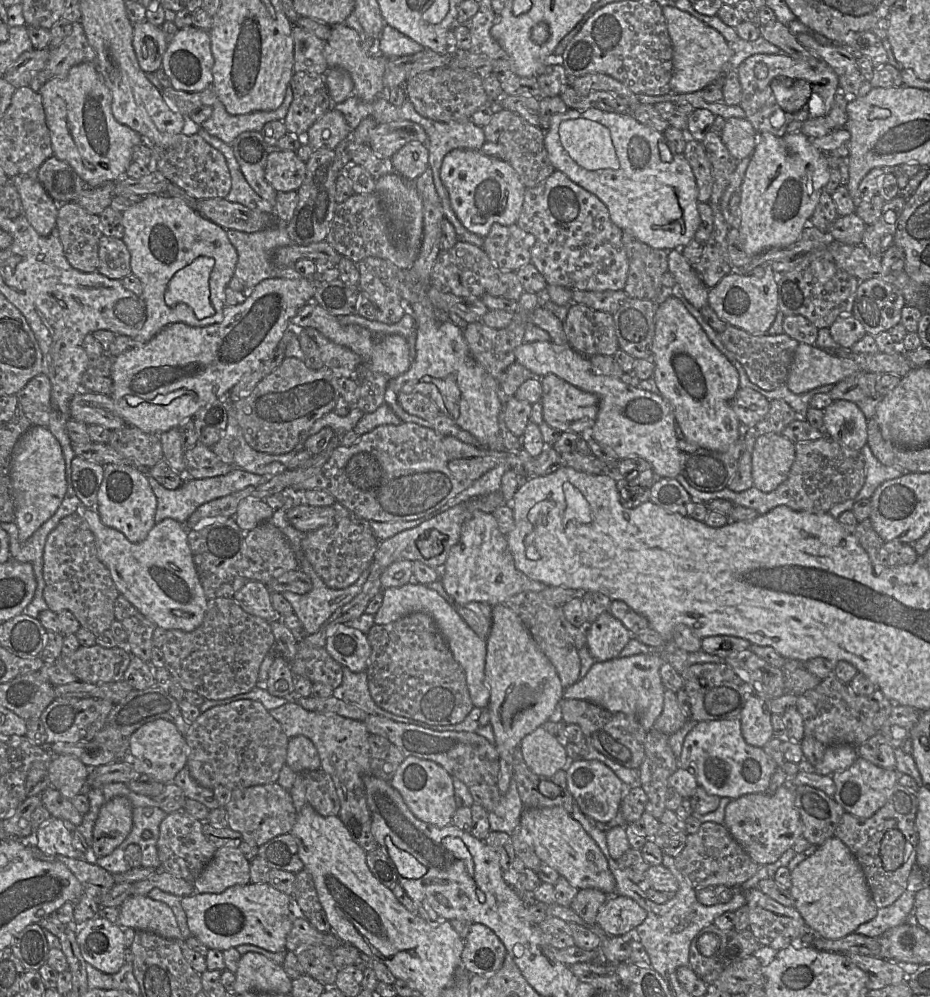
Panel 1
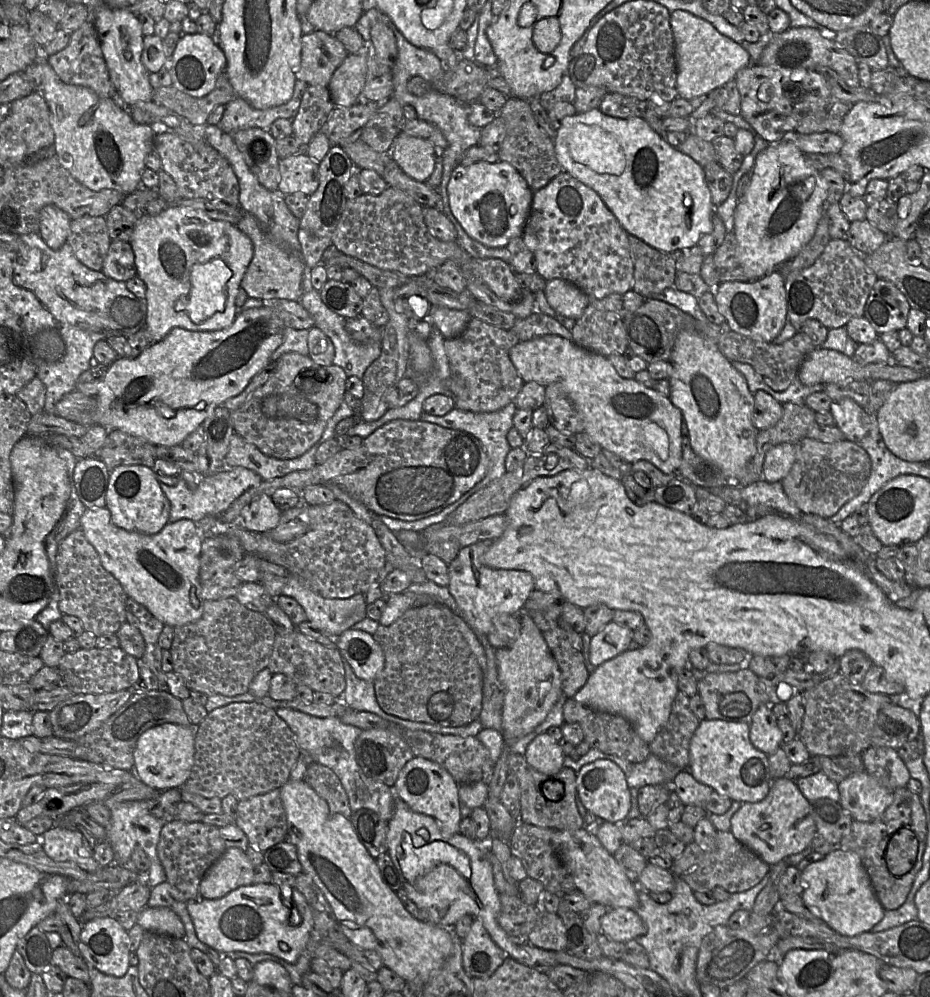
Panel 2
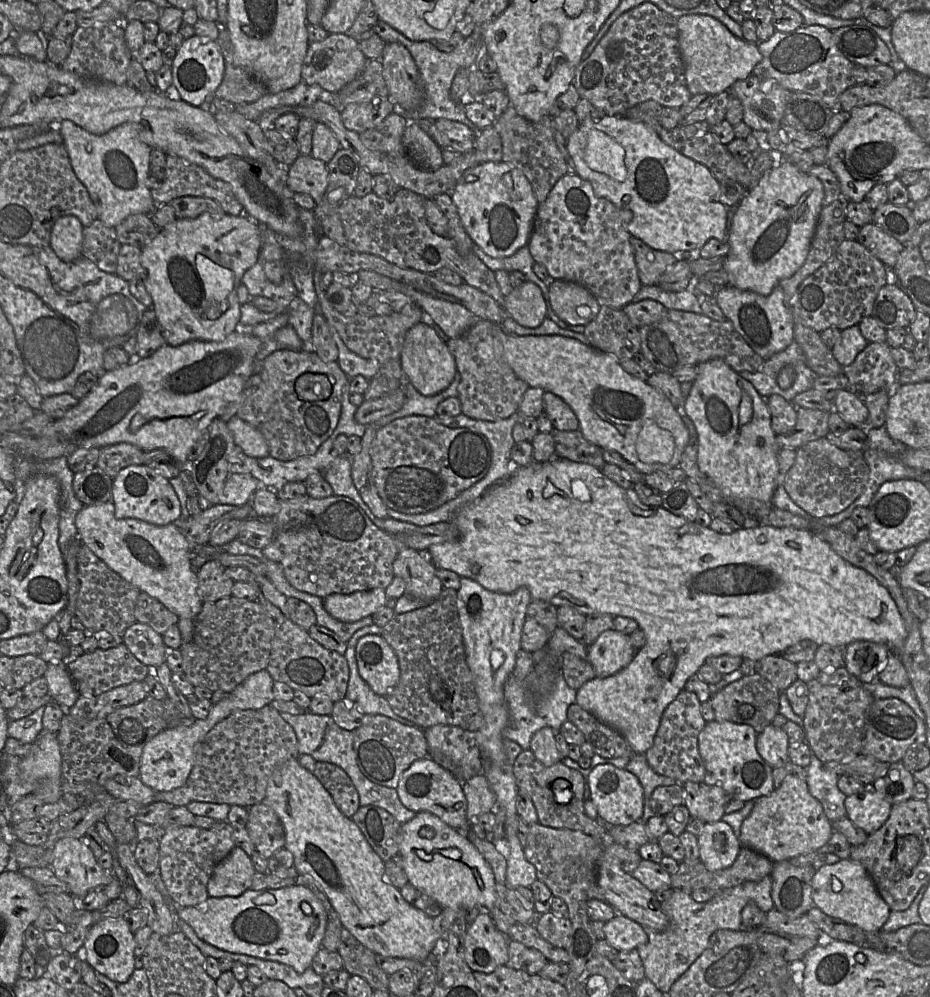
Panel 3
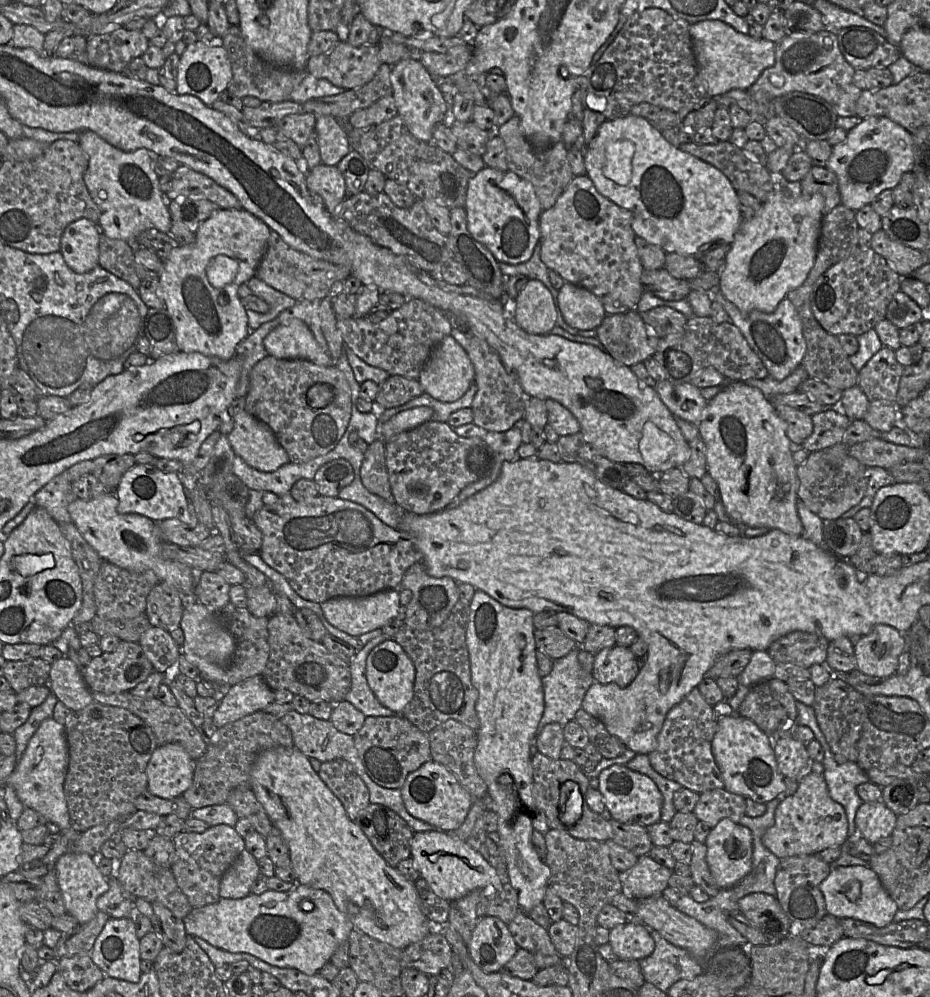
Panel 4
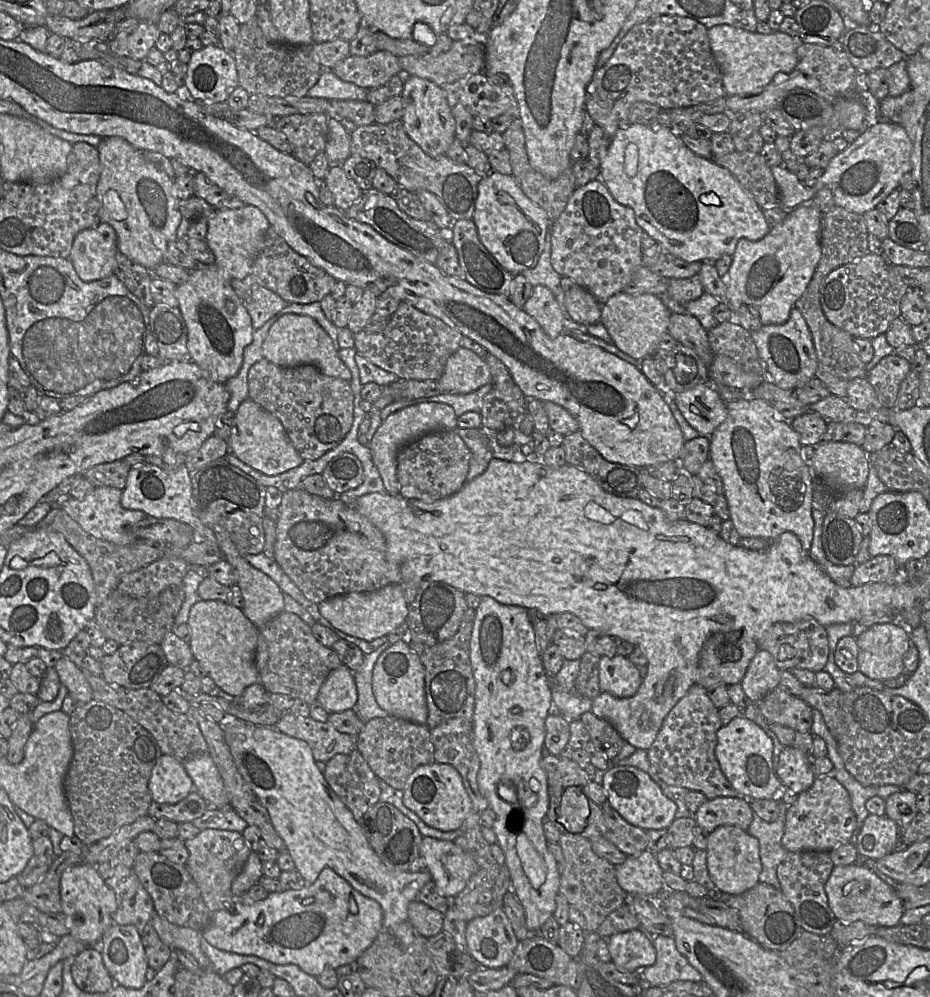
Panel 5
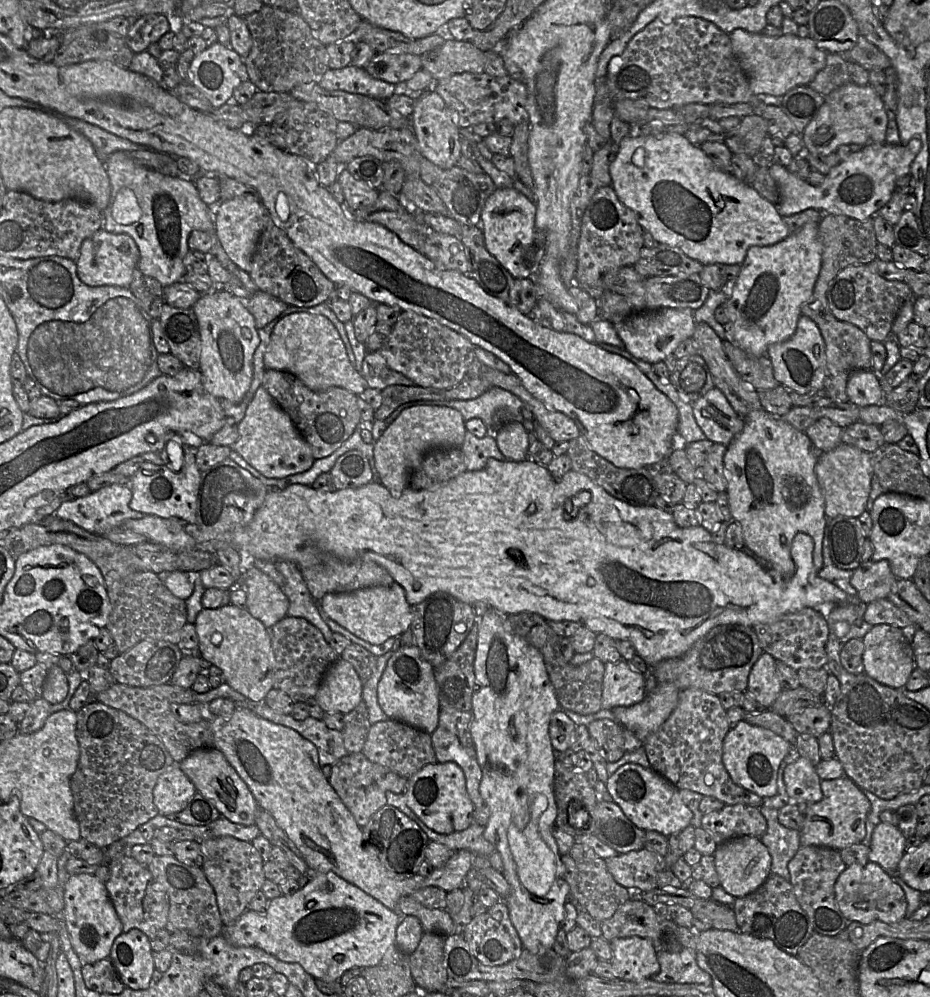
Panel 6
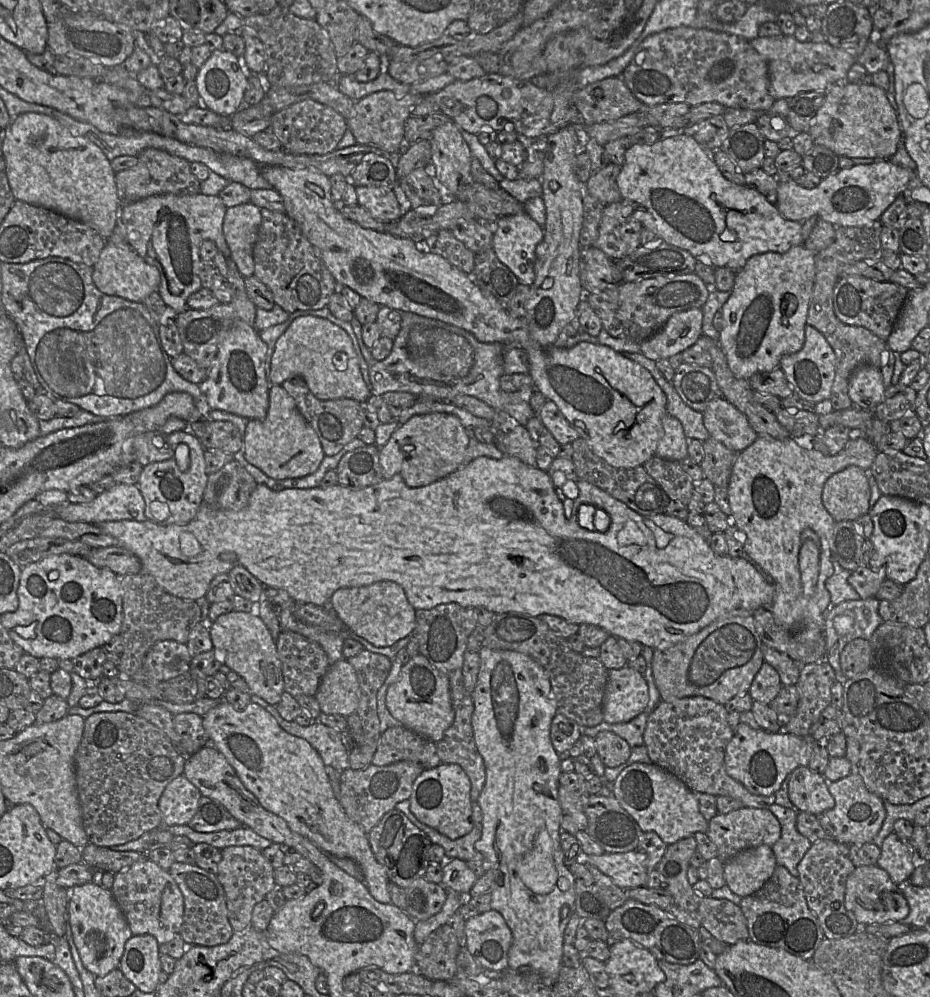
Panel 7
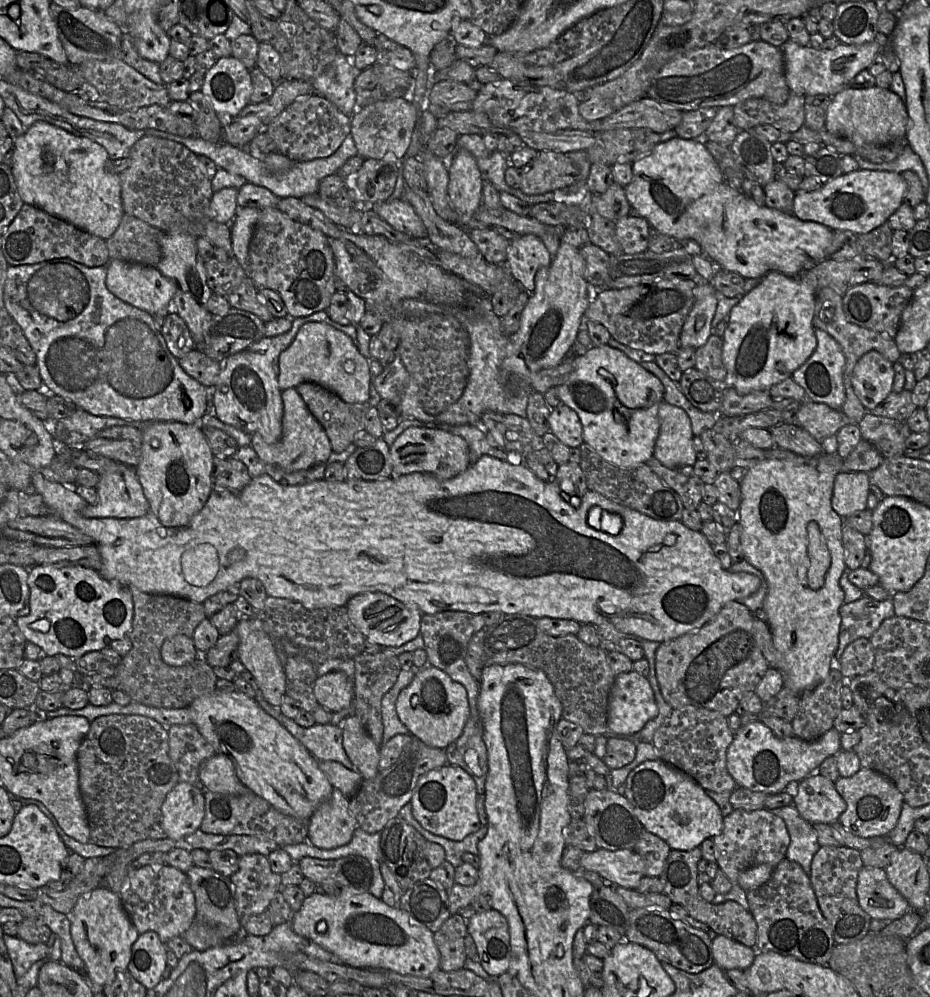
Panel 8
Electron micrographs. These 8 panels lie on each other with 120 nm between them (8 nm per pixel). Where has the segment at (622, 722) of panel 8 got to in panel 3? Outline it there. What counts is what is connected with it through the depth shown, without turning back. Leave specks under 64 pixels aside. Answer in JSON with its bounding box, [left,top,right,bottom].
[587,629,637,677]

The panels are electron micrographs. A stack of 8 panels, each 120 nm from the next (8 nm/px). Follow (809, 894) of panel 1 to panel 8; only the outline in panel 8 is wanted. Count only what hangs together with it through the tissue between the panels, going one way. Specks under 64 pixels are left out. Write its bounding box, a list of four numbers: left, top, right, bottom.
[857,867,910,920]

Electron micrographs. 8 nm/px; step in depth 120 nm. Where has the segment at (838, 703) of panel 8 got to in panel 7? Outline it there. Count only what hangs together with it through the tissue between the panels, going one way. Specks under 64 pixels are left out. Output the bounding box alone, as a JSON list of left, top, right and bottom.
[779,661,836,737]

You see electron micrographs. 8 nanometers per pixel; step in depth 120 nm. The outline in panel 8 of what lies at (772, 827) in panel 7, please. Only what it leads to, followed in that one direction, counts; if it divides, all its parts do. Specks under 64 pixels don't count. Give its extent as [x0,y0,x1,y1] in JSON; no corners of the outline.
[712,809,790,885]

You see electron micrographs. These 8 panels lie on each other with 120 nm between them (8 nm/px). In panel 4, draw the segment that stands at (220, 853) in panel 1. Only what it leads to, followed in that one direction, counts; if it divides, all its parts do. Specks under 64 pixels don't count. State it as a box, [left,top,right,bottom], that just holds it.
[220,849,259,899]

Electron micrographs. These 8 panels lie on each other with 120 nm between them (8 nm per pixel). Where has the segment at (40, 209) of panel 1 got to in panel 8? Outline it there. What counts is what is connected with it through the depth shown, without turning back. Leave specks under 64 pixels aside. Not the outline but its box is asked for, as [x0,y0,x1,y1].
[106,260,175,316]

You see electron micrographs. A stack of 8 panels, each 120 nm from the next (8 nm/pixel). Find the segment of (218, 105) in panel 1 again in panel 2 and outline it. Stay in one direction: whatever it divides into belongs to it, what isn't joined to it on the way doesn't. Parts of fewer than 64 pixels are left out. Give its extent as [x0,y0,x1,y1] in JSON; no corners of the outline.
[217,80,308,134]

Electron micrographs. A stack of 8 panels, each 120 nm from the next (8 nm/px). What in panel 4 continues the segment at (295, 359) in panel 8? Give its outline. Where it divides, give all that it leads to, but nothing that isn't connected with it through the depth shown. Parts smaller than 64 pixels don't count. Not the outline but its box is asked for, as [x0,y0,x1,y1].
[264,319,336,366]

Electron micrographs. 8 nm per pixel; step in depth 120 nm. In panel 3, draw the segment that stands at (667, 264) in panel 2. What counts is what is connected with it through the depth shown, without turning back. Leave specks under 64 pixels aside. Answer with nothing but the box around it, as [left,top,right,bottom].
[631,235,678,286]

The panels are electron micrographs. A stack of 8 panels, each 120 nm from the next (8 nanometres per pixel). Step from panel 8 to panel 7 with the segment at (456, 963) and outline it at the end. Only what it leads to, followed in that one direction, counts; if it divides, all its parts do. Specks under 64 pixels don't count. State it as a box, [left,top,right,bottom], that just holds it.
[415,924,460,981]

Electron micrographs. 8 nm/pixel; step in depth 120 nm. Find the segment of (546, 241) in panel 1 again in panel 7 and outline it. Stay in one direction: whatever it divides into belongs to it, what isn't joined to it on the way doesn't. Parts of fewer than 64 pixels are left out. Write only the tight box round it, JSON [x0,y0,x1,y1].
[593,199,643,260]

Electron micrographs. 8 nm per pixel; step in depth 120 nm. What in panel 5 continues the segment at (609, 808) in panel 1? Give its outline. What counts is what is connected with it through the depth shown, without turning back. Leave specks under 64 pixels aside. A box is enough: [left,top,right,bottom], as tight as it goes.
[603,766,677,830]

